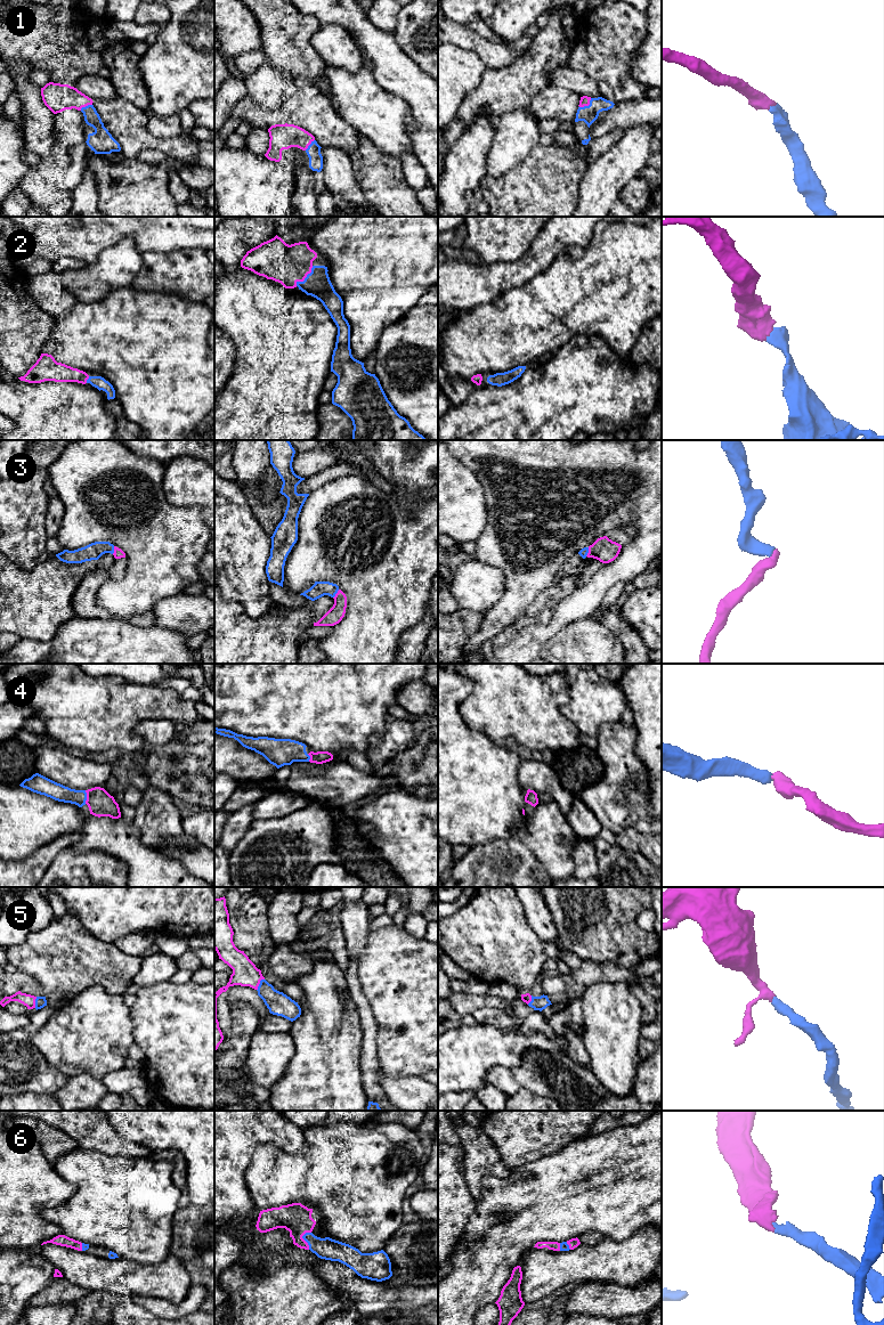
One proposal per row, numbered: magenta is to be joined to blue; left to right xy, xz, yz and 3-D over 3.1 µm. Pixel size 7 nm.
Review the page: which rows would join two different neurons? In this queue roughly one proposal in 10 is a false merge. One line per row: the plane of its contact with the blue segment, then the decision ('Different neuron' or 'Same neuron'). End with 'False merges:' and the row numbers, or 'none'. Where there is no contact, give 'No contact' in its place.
1: Touches blue in yz. Same neuron
2: Touches blue in xz. Same neuron
3: Touches blue in yz. Same neuron
4: Touches blue in xy. Same neuron
5: Touches blue in xz. Same neuron
6: Touches blue in xz. Same neuron
False merges: none

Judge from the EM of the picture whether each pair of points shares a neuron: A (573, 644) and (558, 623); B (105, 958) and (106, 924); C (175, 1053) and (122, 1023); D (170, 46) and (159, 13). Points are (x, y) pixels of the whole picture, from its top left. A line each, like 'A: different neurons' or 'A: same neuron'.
A: different neurons
B: different neurons
C: different neurons
D: different neurons

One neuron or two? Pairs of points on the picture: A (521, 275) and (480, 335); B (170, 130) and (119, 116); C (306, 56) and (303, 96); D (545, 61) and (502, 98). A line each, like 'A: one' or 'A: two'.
A: two
B: two
C: two
D: one

